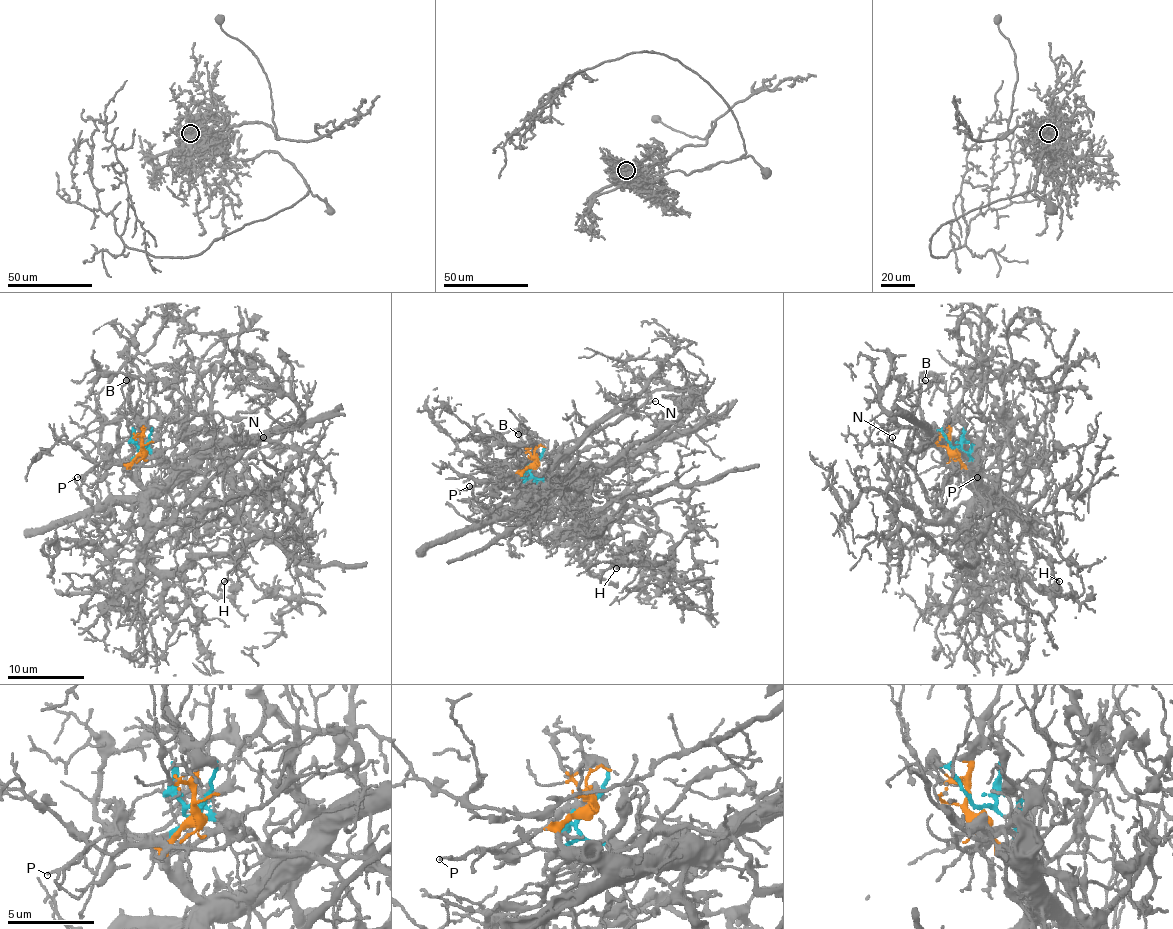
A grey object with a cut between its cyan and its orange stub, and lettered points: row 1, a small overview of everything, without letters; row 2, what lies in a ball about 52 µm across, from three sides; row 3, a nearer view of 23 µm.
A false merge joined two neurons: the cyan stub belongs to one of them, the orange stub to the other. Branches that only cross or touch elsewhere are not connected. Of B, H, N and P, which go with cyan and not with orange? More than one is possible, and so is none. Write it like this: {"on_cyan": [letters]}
{"on_cyan": ["H"]}

